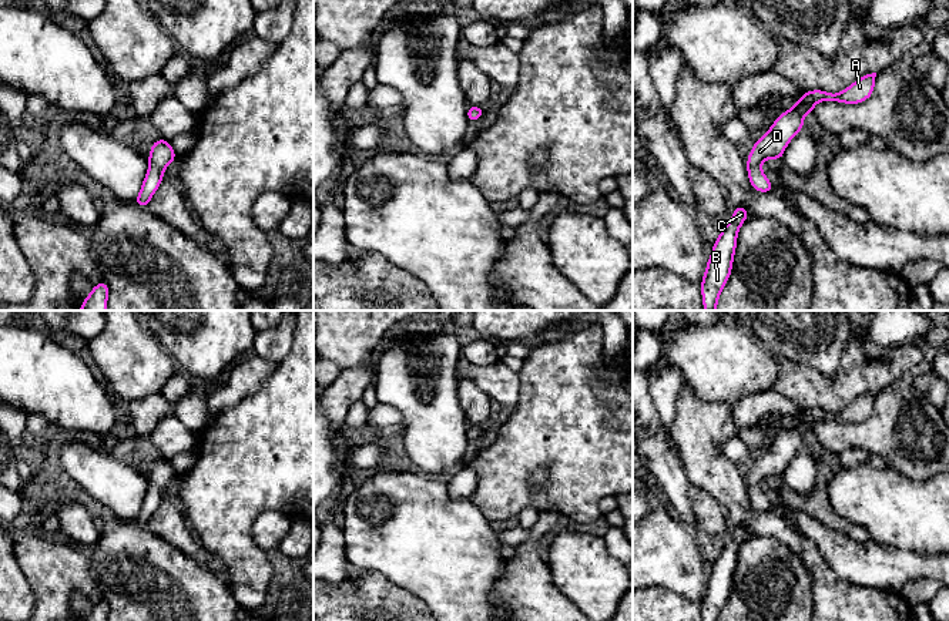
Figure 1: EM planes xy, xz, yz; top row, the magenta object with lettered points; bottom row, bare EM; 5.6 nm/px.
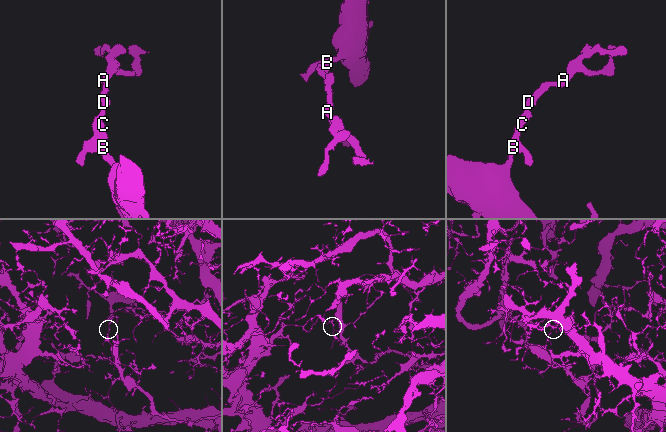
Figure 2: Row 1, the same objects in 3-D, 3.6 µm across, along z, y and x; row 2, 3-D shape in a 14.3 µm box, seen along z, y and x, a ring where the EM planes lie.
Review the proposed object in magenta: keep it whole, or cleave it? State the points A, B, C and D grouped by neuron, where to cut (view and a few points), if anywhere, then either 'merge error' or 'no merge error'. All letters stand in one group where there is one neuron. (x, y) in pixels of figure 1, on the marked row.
groups A B C D; cut none; no merge error

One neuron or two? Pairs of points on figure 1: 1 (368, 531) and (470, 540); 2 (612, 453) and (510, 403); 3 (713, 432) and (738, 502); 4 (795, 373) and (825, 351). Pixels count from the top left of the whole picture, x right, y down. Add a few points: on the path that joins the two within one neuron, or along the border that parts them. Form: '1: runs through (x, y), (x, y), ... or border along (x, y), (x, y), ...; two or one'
1: runs through (393, 540), (445, 540); one
2: border along (516, 372), (519, 382), (517, 406), (499, 420); two
3: runs through (713, 449), (713, 470), (725, 484); one
4: border along (781, 359), (805, 363), (827, 376), (839, 366); two

